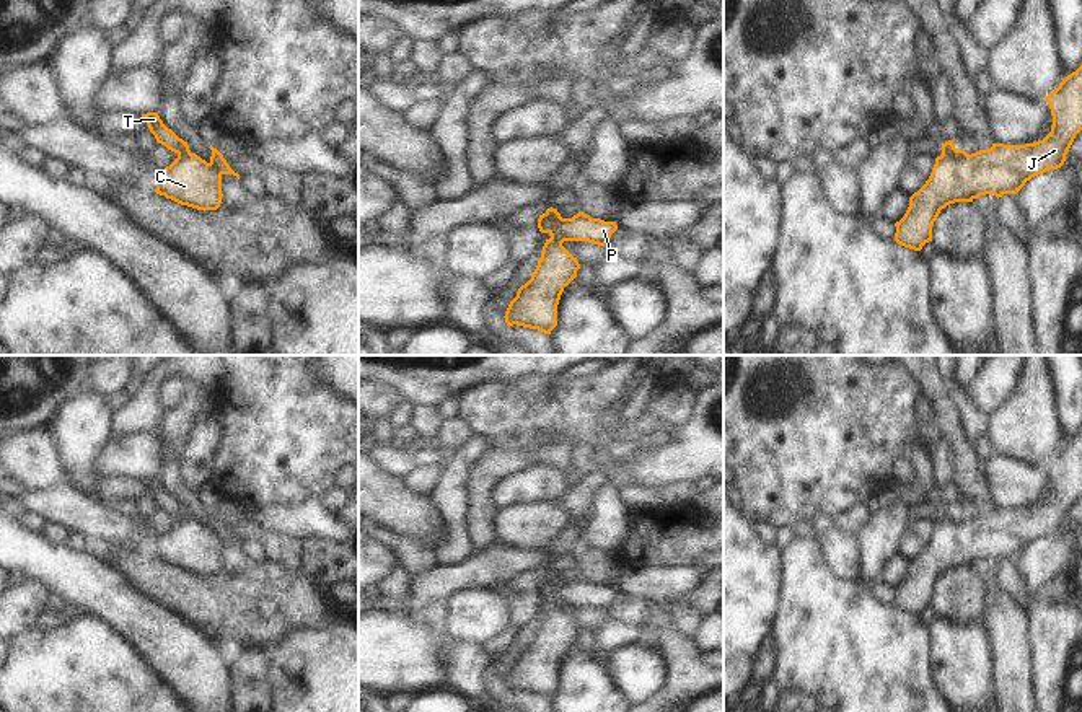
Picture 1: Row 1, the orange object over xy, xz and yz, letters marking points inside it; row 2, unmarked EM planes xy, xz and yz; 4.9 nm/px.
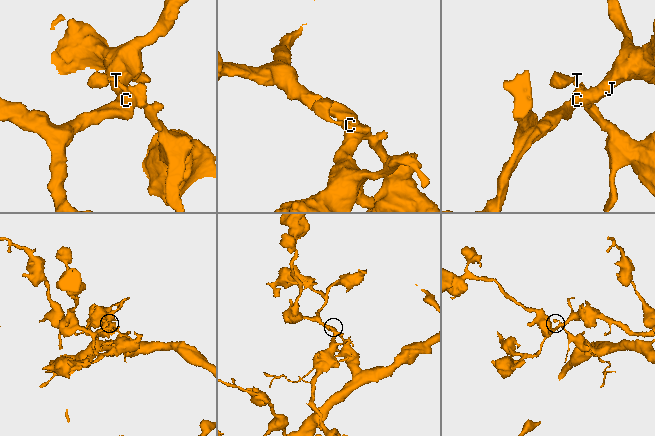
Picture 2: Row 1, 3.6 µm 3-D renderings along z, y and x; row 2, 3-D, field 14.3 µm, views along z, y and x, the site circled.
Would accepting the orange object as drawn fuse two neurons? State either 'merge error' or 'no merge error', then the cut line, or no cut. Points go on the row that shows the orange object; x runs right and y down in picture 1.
merge error | yz (942, 150), (950, 155), (967, 155)

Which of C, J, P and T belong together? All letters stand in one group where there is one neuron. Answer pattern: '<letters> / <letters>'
C J / P T

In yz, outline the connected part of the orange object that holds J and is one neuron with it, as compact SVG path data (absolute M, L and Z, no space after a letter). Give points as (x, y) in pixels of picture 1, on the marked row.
M1082 65L1067 75L1045 101L1049 104L1051 132L1025 145L992 143L966 156L942 152L926 184L909 197L904 217L895 223L895 241L921 251L932 241L932 226L942 209L955 202L973 202L979 196L1017 194L1027 181L1058 169L1082 130Z

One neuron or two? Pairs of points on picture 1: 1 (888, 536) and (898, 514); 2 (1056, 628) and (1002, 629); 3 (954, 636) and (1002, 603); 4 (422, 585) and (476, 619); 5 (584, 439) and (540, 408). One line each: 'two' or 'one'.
1: one
2: two
3: two
4: two
5: one

